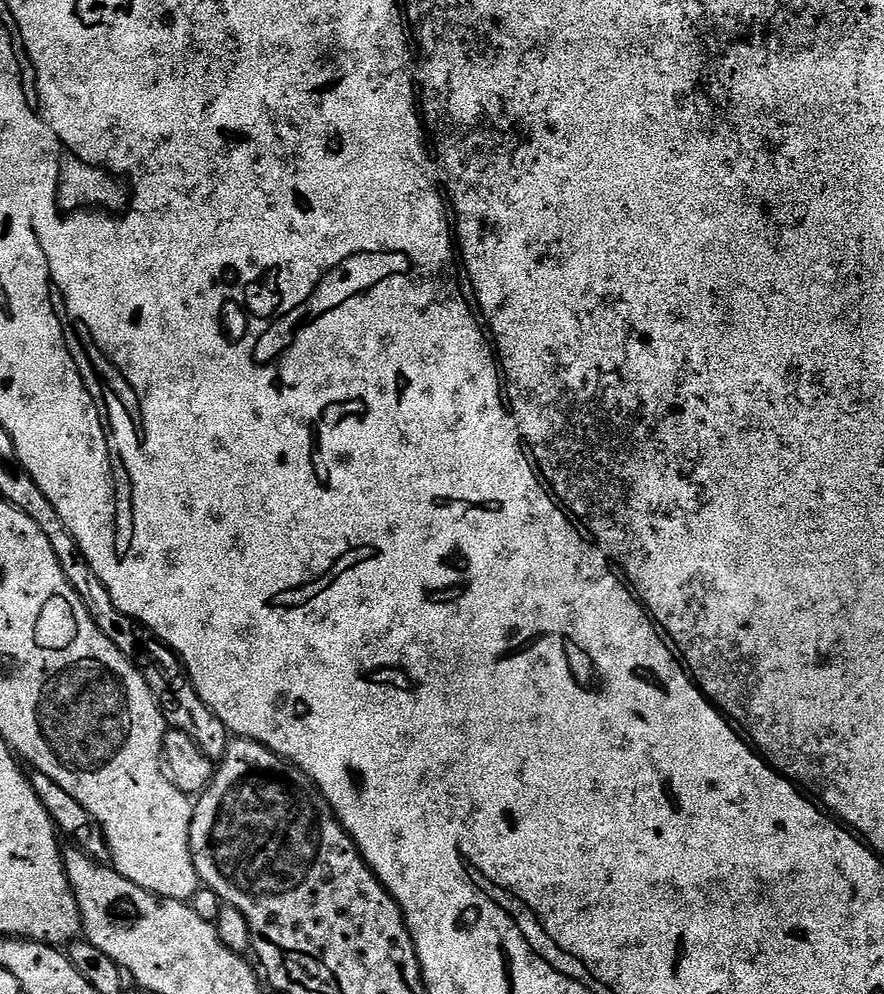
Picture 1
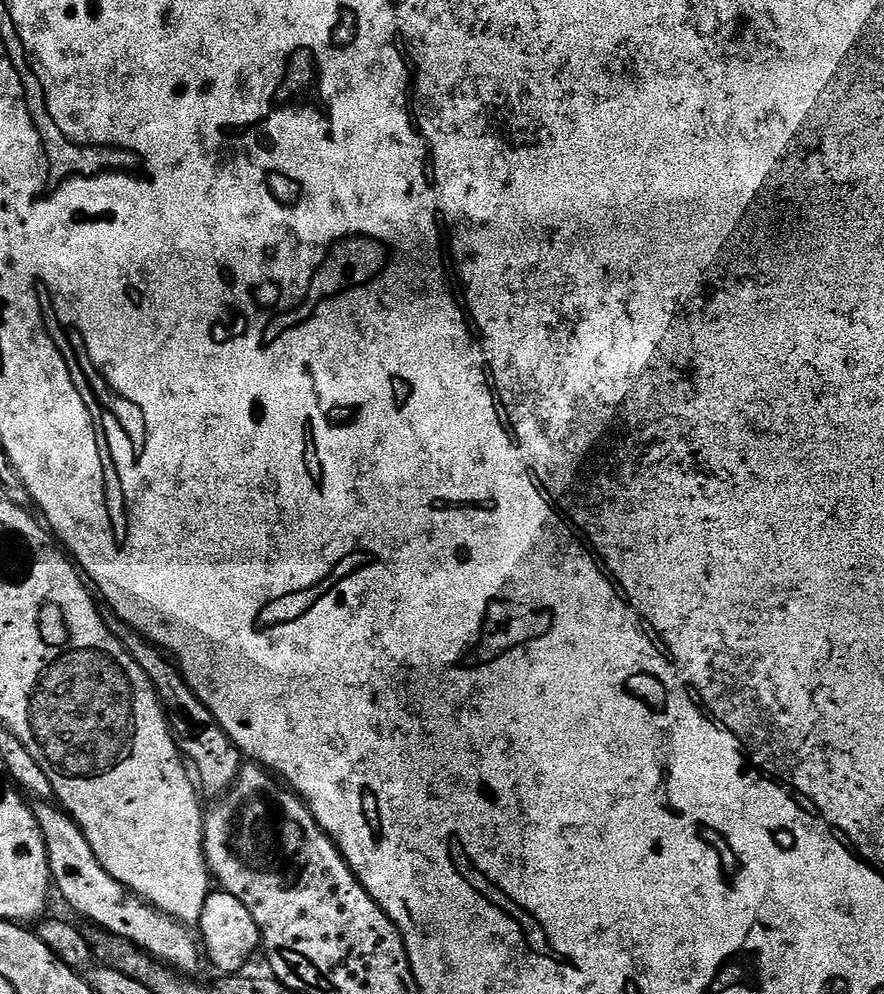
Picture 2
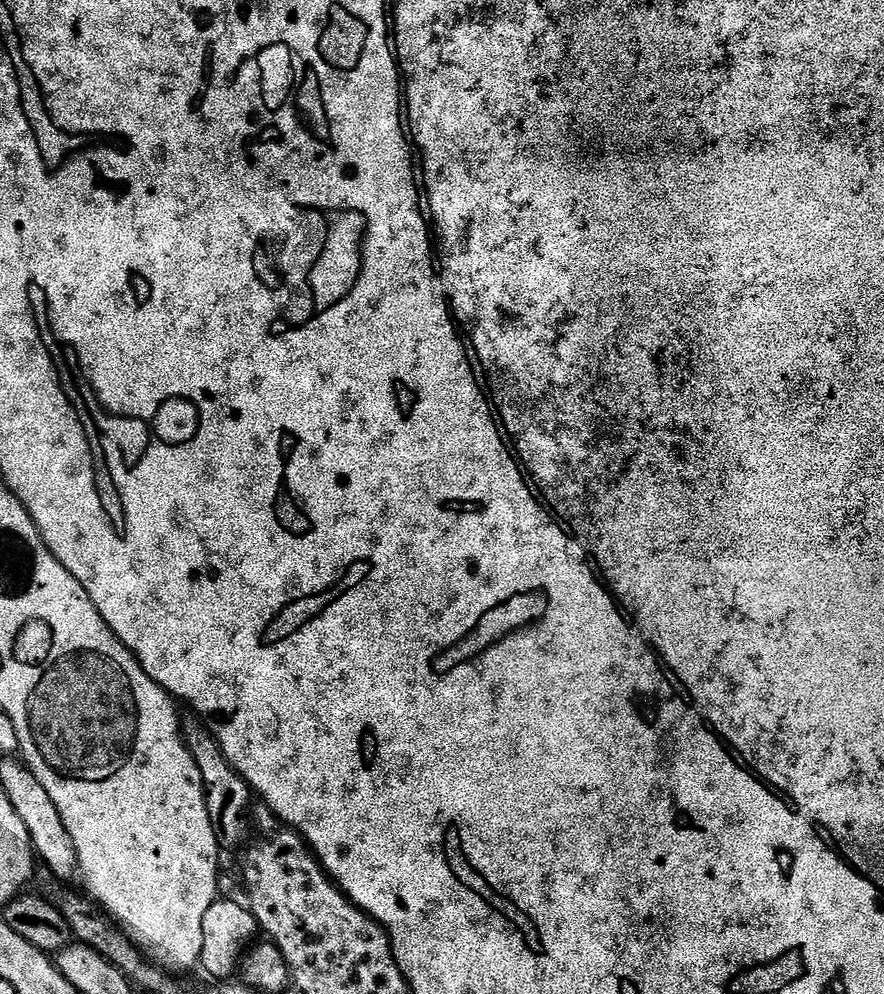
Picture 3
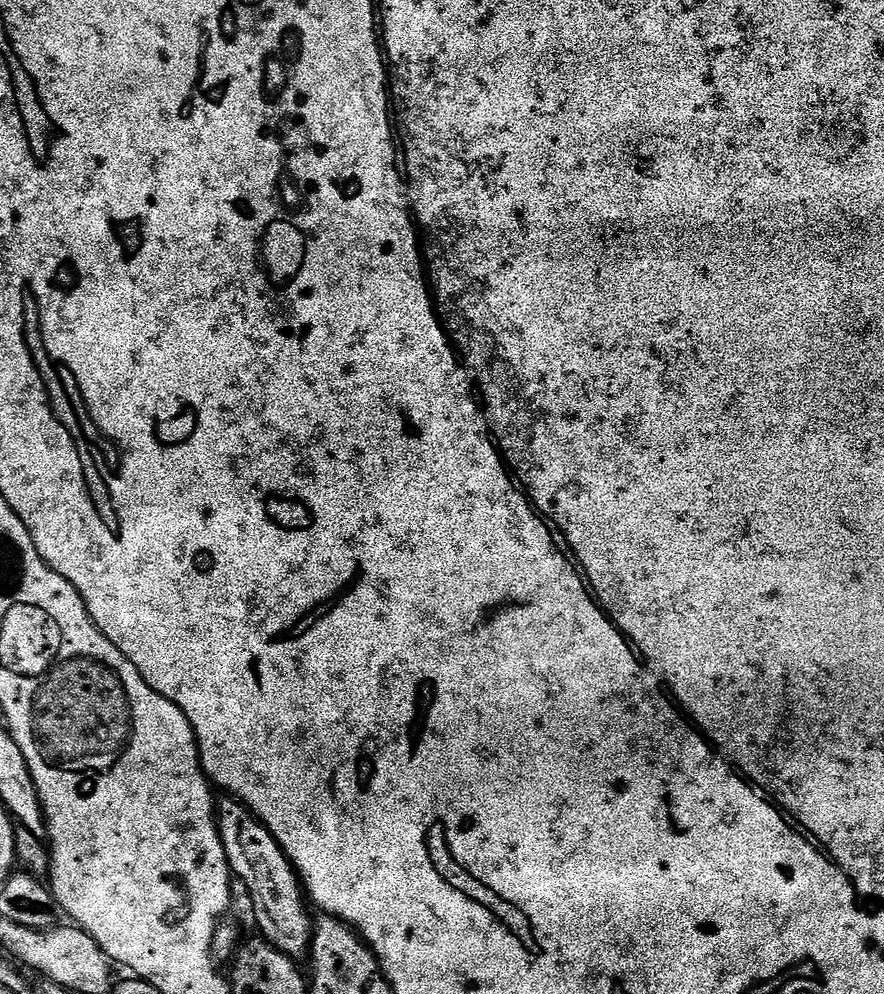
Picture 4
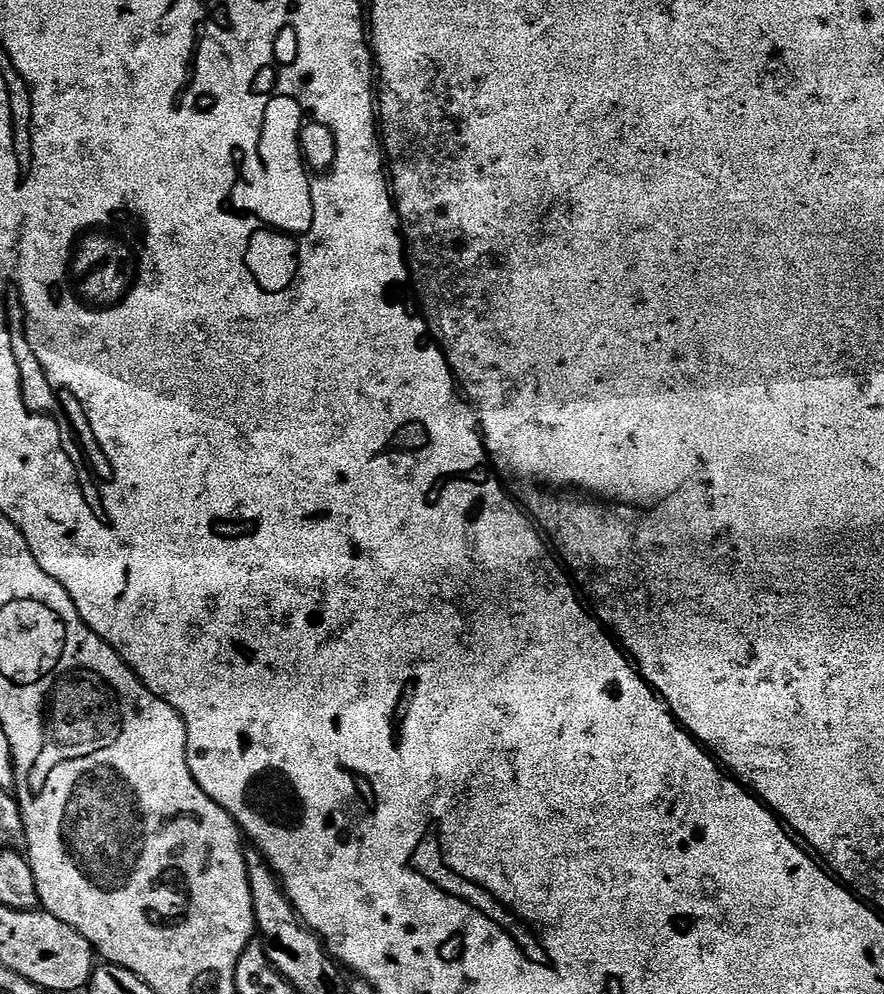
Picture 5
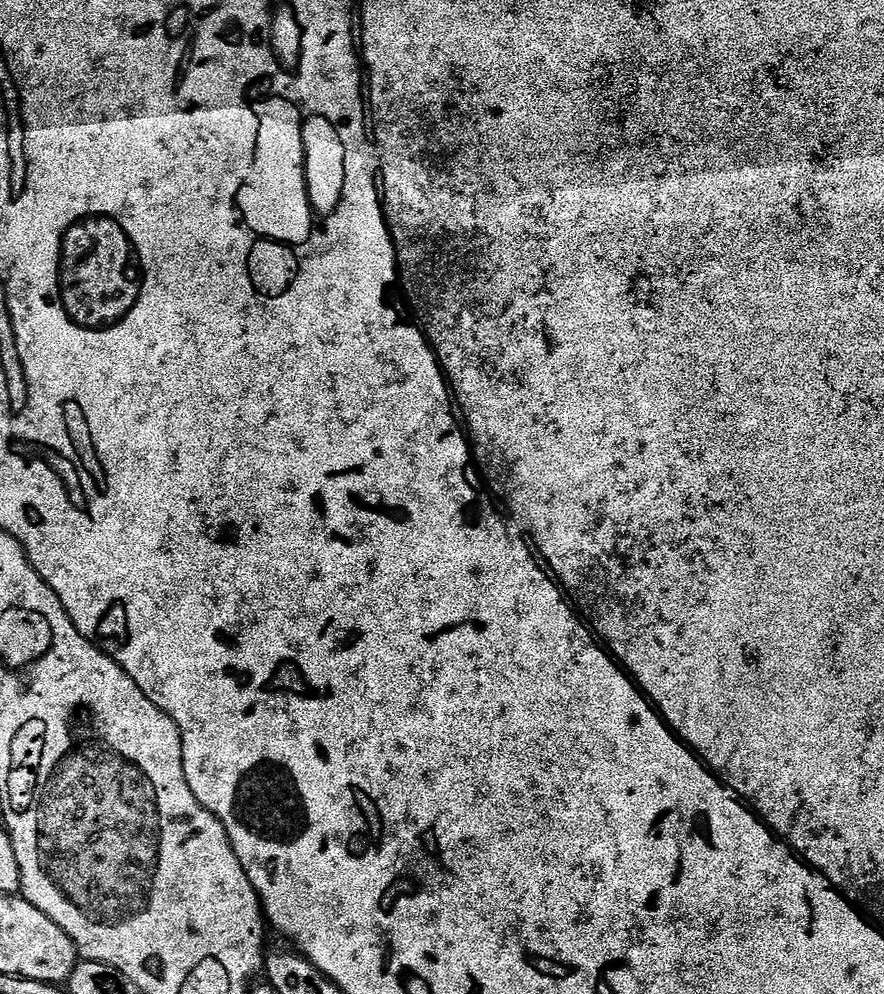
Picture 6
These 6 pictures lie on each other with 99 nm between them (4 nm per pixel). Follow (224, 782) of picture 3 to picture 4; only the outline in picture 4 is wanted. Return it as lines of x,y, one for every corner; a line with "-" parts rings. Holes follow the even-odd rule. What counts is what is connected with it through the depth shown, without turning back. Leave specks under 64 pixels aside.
227,799
221,804
219,801
215,810
216,825
228,859
228,871
239,883
240,880
244,883
244,888
252,899
252,916
260,927
259,935
262,939
291,960
303,961
303,956
305,959
309,955
312,946
314,920
313,917
308,917
309,905
300,878
286,853
259,818
241,800

